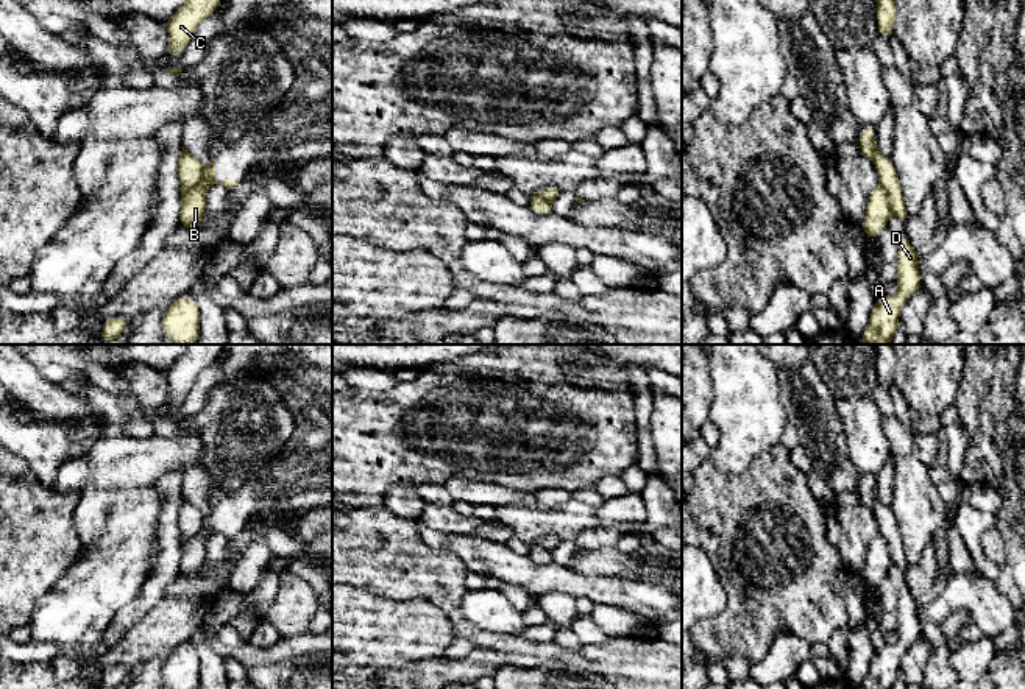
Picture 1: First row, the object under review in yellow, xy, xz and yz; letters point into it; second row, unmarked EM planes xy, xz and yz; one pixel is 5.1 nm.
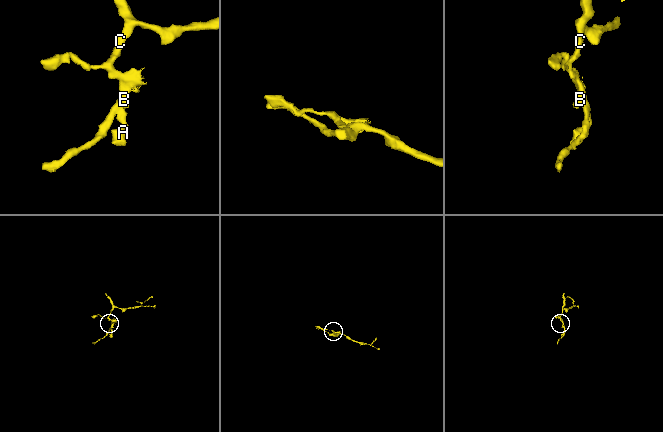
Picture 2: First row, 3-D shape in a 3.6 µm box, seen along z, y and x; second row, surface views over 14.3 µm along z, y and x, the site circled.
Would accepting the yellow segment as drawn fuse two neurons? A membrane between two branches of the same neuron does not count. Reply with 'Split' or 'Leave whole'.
Split

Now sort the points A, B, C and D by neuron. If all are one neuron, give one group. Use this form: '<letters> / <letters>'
A C D / B

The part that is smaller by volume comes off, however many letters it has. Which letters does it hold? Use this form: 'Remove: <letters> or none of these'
Remove: B

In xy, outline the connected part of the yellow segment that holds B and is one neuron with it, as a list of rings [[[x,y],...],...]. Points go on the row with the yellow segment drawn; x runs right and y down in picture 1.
[[[215,157],[203,170],[201,181],[190,192],[181,193],[181,210],[179,210],[179,224],[197,229],[201,228],[203,218],[206,214],[206,193],[212,184],[222,184],[226,189],[232,189],[239,181],[217,181],[215,179]]]

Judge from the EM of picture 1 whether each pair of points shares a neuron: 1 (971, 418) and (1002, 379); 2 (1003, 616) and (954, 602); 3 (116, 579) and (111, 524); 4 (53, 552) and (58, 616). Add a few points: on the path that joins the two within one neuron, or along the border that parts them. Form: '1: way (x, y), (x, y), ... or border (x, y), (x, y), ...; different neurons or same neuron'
1: way (980, 409), (993, 388); same neuron
2: way (991, 608), (985, 602), (966, 602); same neuron
3: way (116, 565), (116, 538); same neuron
4: border (81, 557), (38, 600), (33, 611); different neurons

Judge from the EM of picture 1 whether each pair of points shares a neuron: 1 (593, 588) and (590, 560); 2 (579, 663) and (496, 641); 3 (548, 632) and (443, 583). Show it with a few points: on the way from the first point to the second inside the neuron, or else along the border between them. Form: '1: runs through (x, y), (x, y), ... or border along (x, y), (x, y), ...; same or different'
1: border along (567, 565), (584, 574), (612, 575), (627, 580); different
2: runs through (559, 657), (539, 649), (517, 646); same
3: border along (514, 635), (532, 643), (553, 643); different

